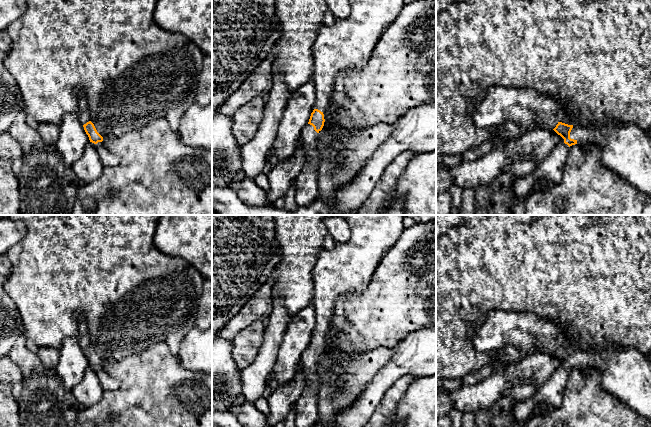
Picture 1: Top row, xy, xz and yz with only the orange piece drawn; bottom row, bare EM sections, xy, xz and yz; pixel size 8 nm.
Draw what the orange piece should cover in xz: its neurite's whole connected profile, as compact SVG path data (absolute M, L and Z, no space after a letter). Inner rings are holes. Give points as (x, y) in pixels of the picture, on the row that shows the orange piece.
M348 0L351 12L347 18L337 19L331 26L322 26L316 33L312 45L314 72L312 81L315 86L315 109L308 124L301 130L300 137L308 147L317 140L317 134L324 126L324 114L333 92L334 80L343 70L359 71L365 67L371 57L374 46L385 28L398 16L403 0Z

